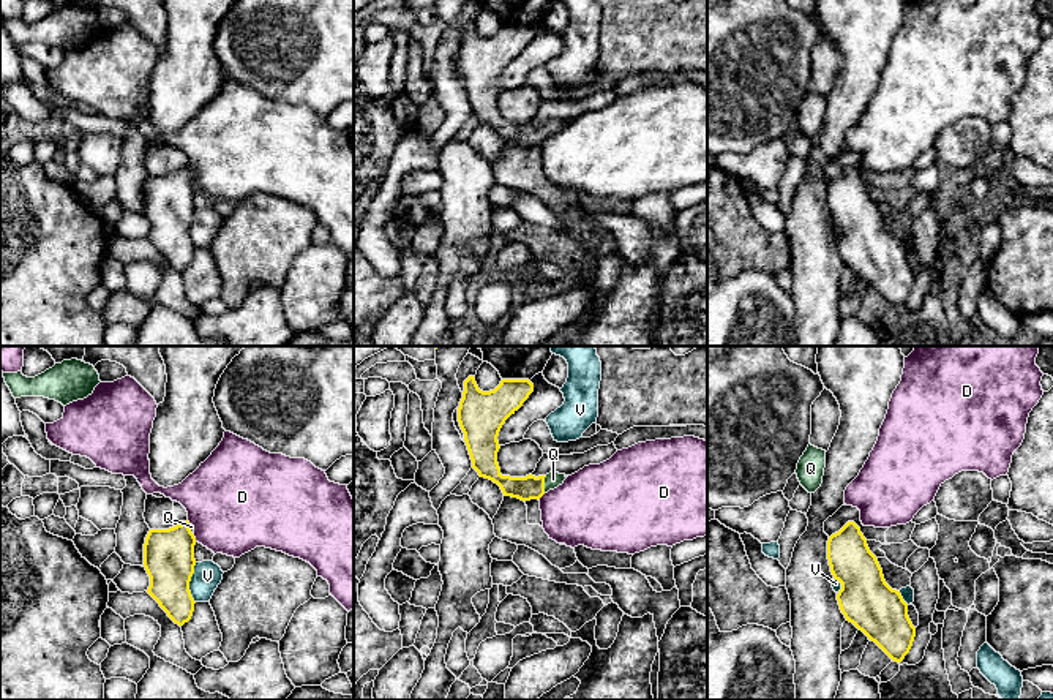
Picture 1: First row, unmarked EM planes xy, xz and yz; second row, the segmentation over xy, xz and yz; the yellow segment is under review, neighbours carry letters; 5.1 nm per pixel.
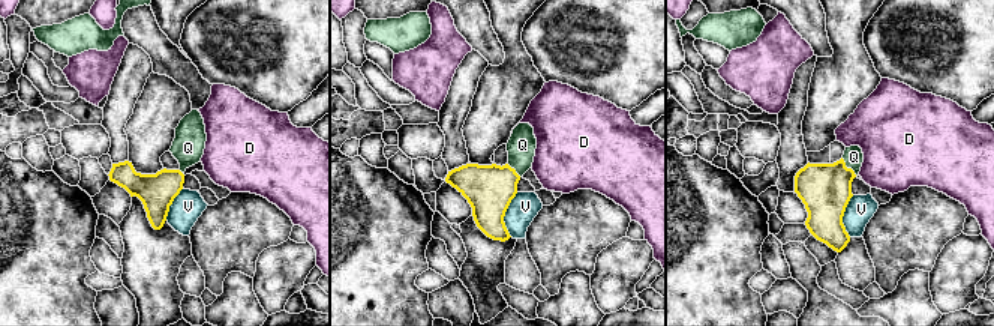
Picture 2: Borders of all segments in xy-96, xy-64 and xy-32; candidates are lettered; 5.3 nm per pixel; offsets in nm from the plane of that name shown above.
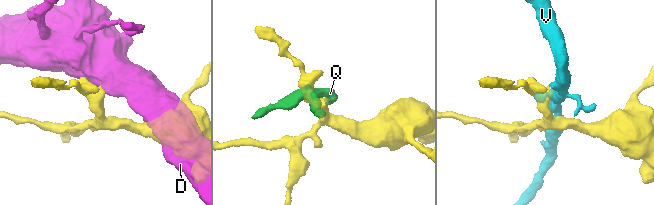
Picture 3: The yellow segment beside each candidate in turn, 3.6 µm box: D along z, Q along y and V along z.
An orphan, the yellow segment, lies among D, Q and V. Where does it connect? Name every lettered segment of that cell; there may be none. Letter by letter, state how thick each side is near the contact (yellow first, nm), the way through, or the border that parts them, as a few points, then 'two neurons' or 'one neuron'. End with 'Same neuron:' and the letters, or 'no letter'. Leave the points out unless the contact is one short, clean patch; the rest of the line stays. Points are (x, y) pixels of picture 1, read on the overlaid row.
D: 260/460 nm | along xy (191, 533), (196, 541) | two neurons
Q: 120/80 nm | across xz (529, 487), (543, 484), (553, 479) | one neuron
V: 260/150 nm | two neurons
Same neuron: Q

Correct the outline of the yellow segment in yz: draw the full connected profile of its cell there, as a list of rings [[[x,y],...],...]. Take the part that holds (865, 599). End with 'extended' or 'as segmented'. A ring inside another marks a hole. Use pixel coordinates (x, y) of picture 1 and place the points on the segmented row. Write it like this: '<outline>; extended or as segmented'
[[[854,521],[829,537],[827,559],[834,578],[841,583],[837,600],[846,621],[892,660],[901,662],[916,637],[908,604],[900,591],[886,583],[876,556]]]; as segmented

